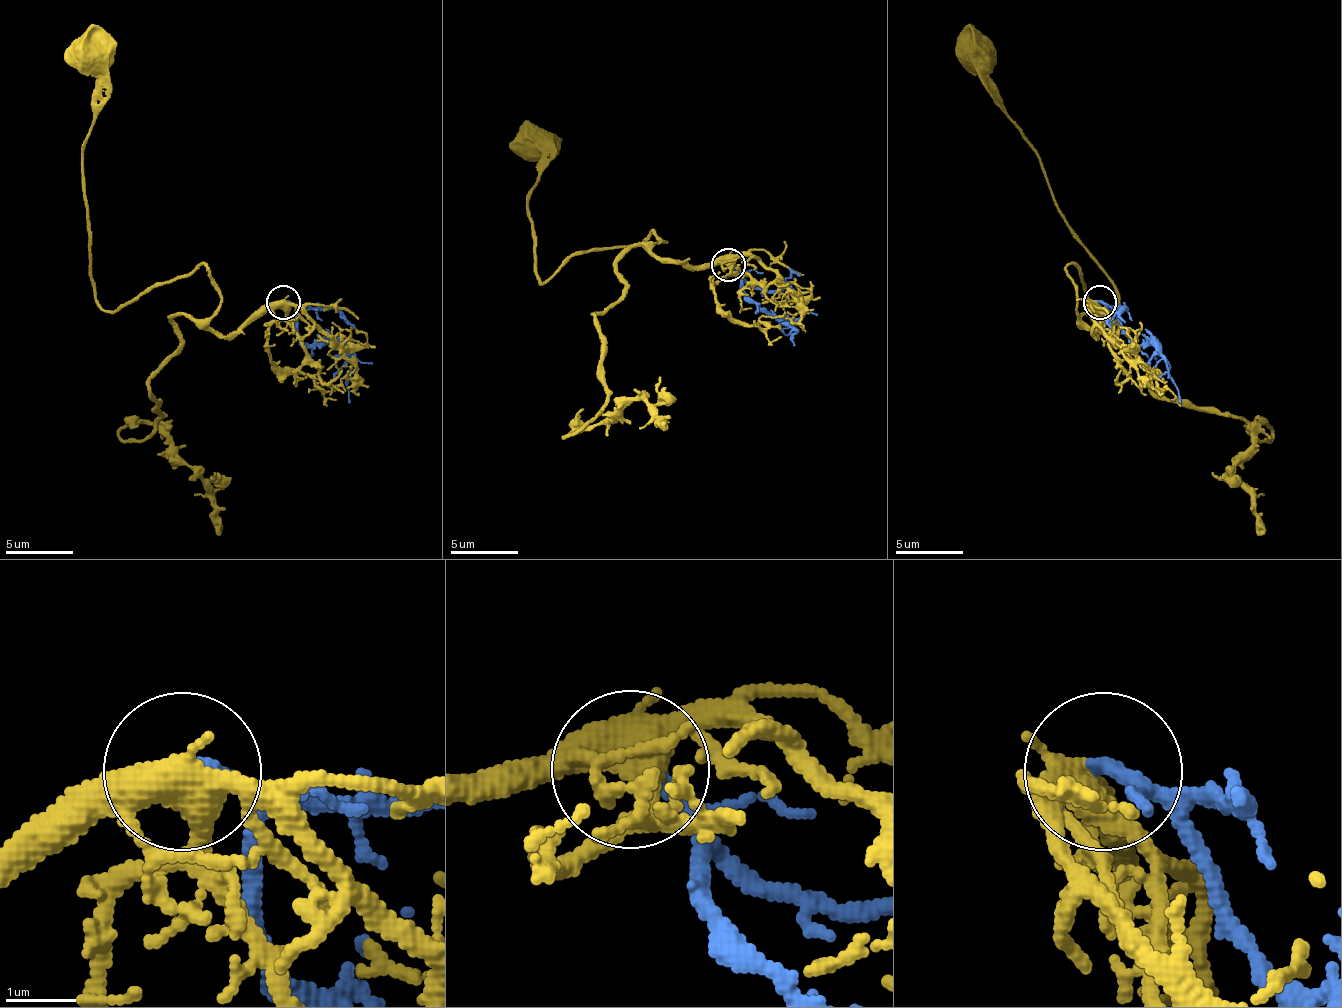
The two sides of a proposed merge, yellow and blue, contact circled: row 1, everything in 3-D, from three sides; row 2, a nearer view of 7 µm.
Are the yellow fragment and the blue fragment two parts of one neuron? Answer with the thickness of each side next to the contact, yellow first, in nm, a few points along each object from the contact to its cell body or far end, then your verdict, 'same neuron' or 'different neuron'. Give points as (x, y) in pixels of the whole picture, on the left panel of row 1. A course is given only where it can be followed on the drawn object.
calibres 440 and 260 nm; course yellow (282, 303), (218, 337), (208, 323), (222, 290), (202, 263), (118, 310), (101, 306), (84, 196), (91, 24); course blue (282, 303), (296, 310), (296, 333), (306, 343), (336, 343), (346, 353), (349, 404); same neuron

